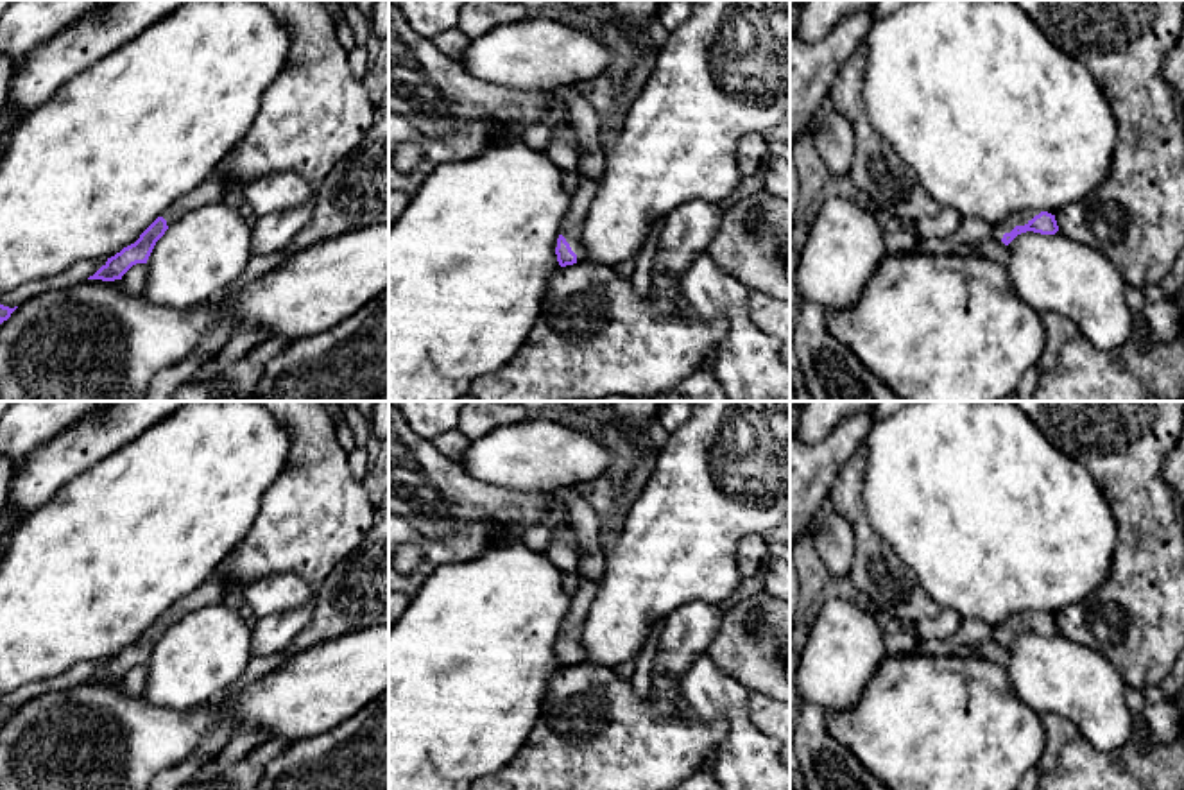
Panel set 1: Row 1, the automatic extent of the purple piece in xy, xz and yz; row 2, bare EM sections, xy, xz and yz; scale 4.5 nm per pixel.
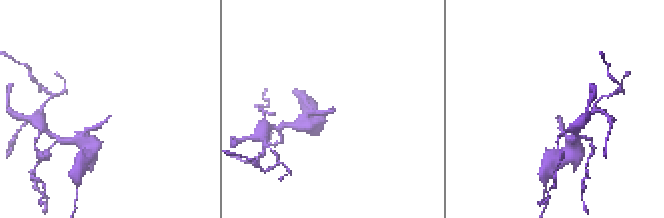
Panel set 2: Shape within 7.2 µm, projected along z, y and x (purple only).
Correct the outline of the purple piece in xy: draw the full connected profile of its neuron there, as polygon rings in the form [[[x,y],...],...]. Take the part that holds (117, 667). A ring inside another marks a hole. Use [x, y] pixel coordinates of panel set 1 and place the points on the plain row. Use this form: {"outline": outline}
{"outline": [[[211,573],[197,589],[184,595],[170,609],[167,609],[142,636],[140,640],[124,648],[88,681],[115,683],[136,665],[147,665],[156,643],[165,636],[165,632],[183,620],[195,609],[206,607],[210,604],[222,604],[227,597],[227,582],[220,579],[219,573]]]}

